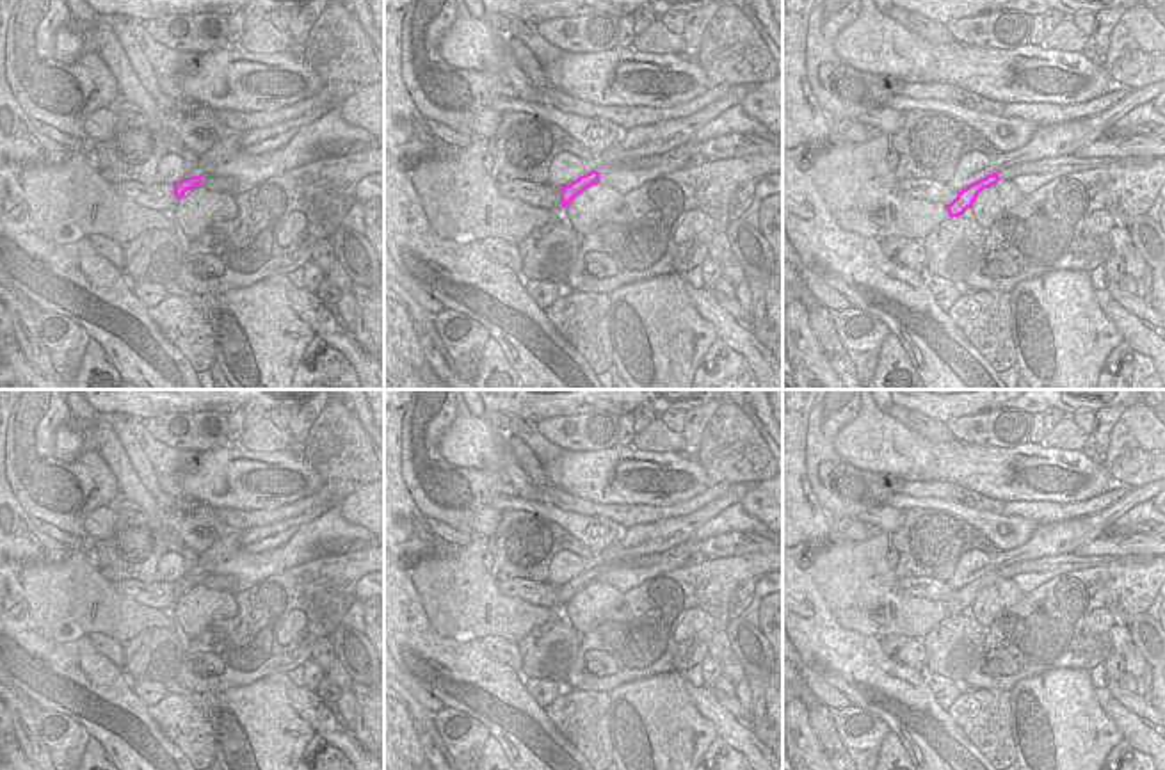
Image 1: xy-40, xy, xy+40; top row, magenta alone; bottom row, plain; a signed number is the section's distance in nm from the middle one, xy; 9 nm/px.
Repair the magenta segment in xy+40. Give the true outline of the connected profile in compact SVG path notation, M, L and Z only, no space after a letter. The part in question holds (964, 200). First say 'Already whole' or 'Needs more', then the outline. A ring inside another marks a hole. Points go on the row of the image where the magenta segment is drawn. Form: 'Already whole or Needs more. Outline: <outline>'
Needs more. Outline: M1055 156L1042 158L1030 164L1019 164L1000 172L987 174L985 178L968 185L962 188L957 197L944 205L950 217L964 215L968 208L973 206L975 199L984 188L996 185L1000 180L1012 180L1023 174L1051 174L1055 178L1067 176L1073 172L1103 169L1112 162L1119 162L1119 158L1078 158L1078 156Z

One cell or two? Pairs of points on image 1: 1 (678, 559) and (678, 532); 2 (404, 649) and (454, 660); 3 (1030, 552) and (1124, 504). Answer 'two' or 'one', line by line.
1: two
2: one
3: one

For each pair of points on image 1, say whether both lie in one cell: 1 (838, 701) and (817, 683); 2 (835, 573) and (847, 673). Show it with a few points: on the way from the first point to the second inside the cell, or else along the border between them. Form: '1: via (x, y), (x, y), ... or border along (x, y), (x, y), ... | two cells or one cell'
1: via (833, 699), (822, 689) | one cell
2: border along (819, 589), (826, 607), (840, 625), (879, 639) | two cells

